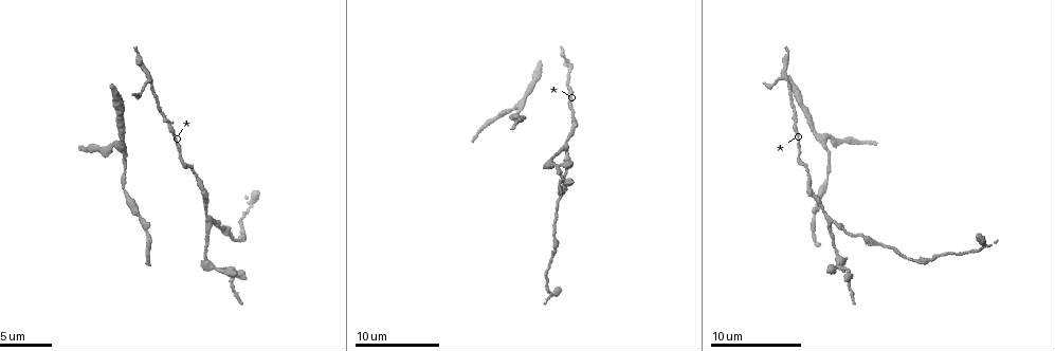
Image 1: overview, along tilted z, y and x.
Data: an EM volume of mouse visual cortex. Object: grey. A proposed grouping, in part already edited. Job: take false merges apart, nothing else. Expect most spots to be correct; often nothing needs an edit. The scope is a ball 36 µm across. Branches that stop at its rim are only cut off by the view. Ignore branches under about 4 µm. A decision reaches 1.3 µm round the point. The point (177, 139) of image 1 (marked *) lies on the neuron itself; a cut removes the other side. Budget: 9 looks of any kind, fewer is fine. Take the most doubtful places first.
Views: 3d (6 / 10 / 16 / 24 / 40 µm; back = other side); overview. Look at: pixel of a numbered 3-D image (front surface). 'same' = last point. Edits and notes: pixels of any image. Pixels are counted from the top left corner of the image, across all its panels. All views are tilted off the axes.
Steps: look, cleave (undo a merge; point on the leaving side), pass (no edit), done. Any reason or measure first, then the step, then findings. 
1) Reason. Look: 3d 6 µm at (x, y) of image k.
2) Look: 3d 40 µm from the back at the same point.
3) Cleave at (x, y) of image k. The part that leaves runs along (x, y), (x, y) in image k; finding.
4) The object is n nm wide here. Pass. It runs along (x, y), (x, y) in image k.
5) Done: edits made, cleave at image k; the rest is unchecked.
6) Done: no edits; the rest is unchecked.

Arms part here. Look: 3d 10 µm at (568, 150) of image 1.

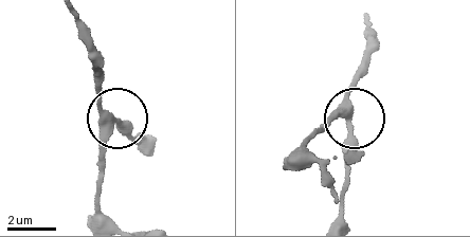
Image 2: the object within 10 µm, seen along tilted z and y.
3 arms meet here. Pass. It runs along (78, 19), (101, 104), (112, 119), (104, 181) in image 2; one neuron here.

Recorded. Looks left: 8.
Thick turns thin. Look: 3d 6 µm at (809, 180) of image 1.

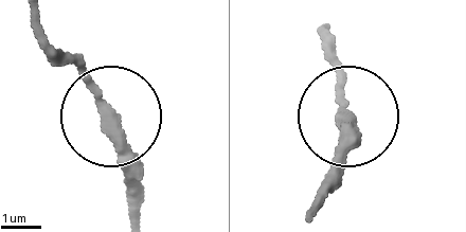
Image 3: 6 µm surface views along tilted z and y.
Pass. It runs along (35, 18), (102, 100), (138, 198) in image 3; all the same neuron.

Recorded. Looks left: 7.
Sudden change in width. Look: 3d 10 µm at (876, 244) of image 1.

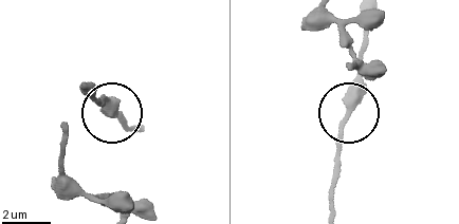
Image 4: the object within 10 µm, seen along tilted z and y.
Pass. All the same neuron.

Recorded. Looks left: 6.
Look: 3d 10 µm at (553, 234) of image 1.

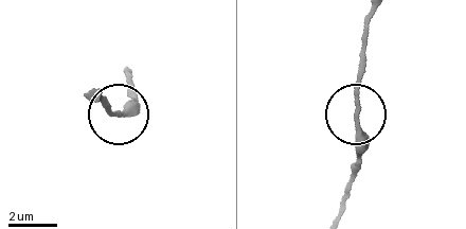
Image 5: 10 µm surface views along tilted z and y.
Pass. It runs along (372, 15), (359, 86), (357, 169) in image 5; continuous, no second neuron.

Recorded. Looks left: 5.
Done: no edits; the rest is unchecked.

